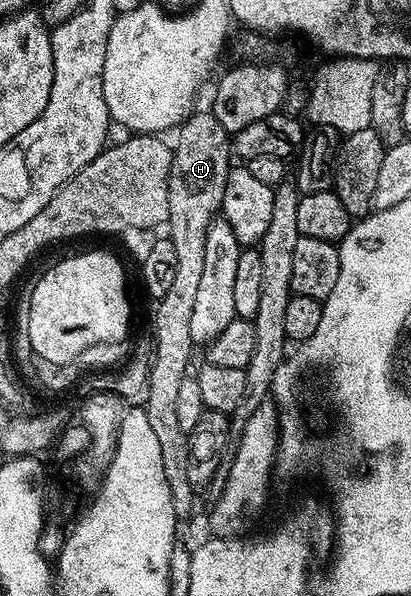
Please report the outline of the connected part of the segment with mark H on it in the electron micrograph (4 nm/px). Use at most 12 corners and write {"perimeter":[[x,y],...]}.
{"perimeter":[[211,110],[180,124],[168,178],[174,281],[152,315],[143,409],[177,518],[198,499],[175,402],[206,229],[230,170]]}

